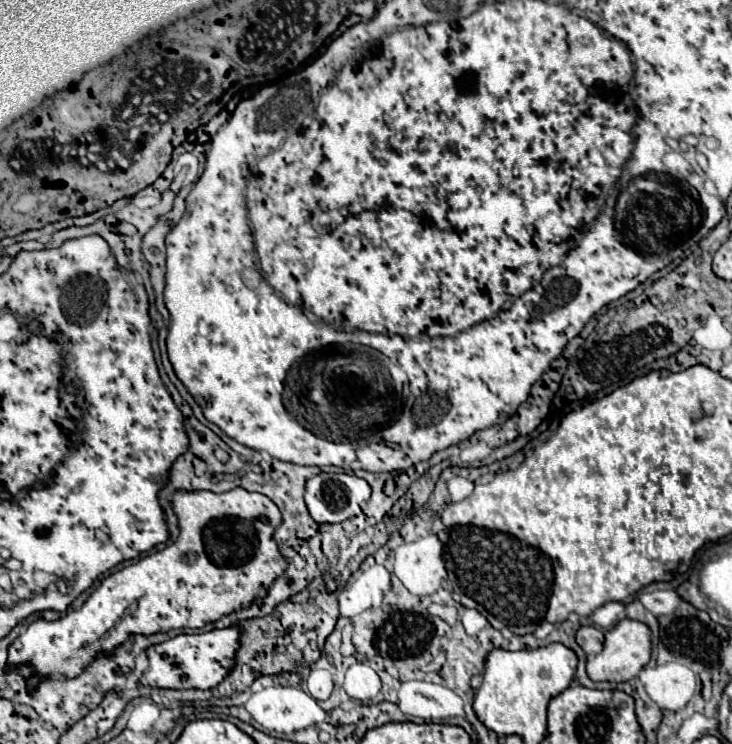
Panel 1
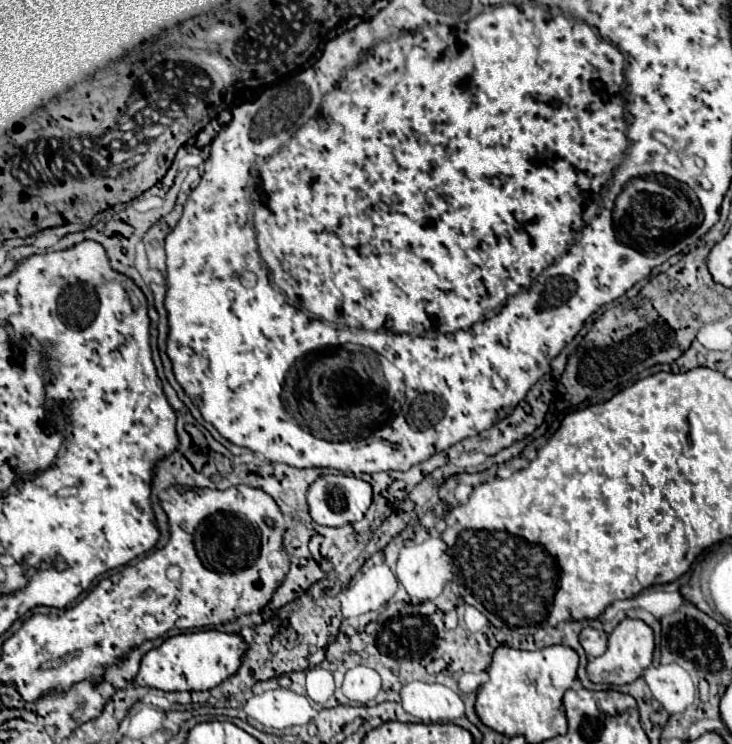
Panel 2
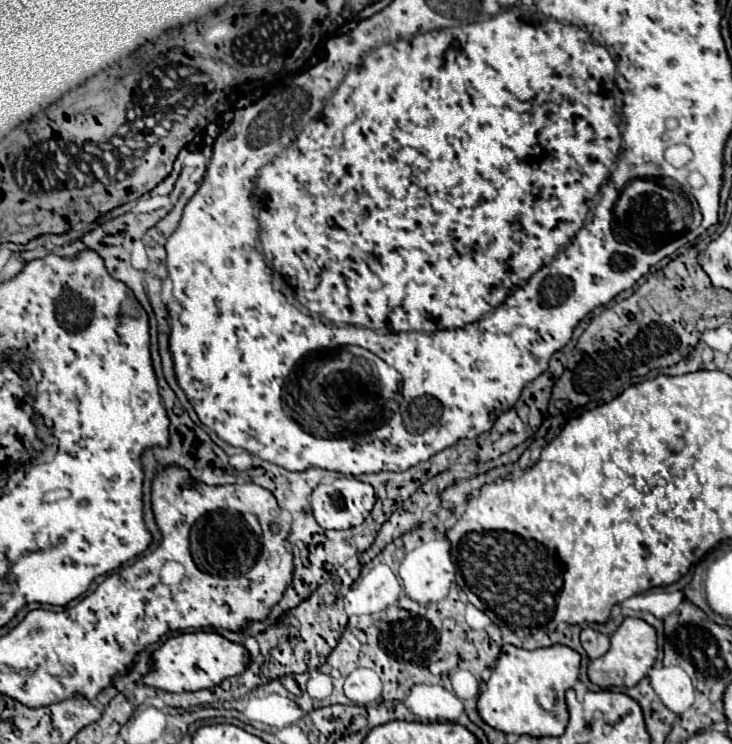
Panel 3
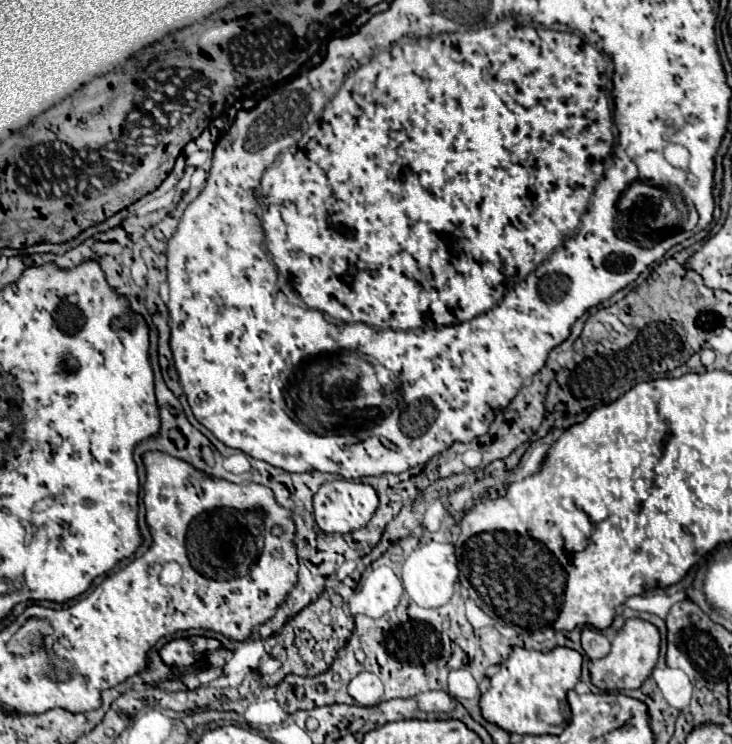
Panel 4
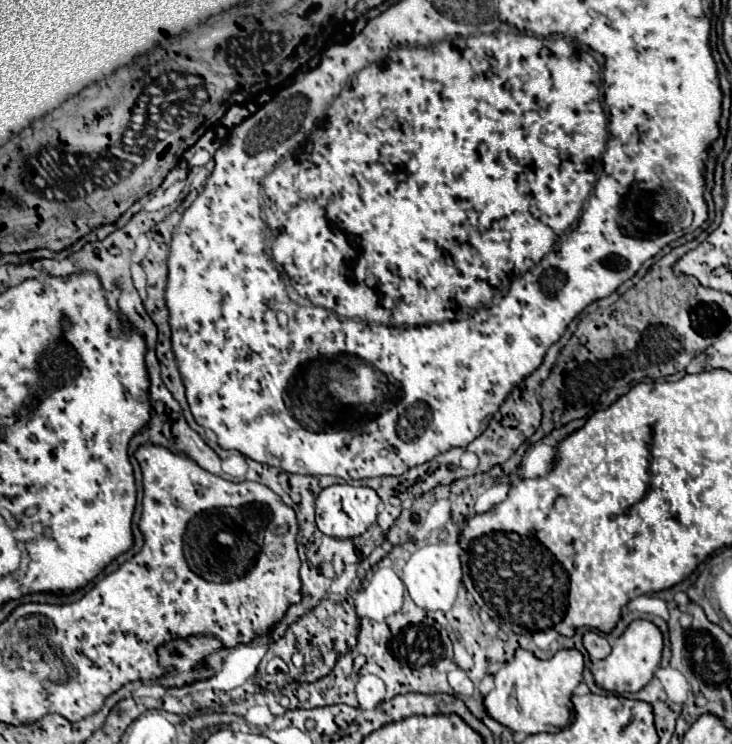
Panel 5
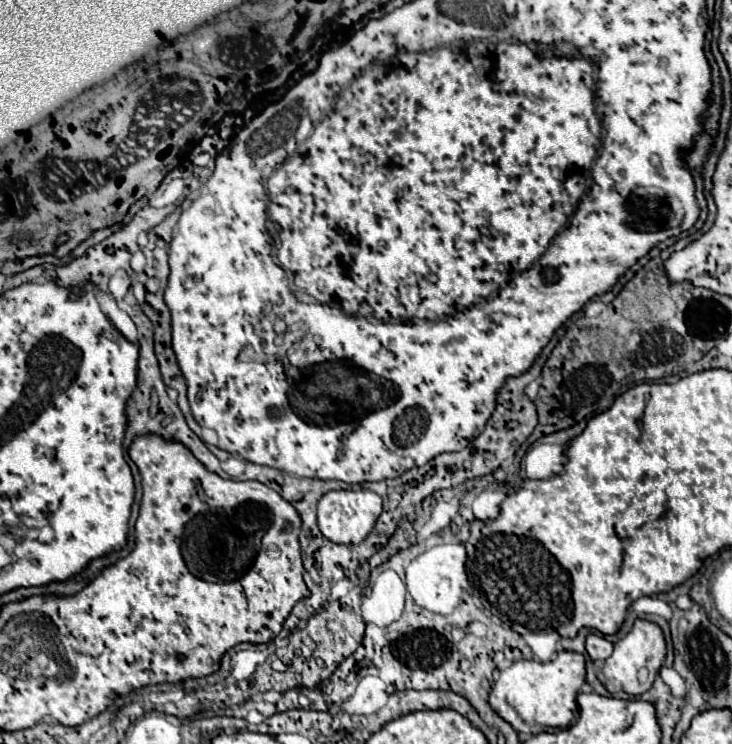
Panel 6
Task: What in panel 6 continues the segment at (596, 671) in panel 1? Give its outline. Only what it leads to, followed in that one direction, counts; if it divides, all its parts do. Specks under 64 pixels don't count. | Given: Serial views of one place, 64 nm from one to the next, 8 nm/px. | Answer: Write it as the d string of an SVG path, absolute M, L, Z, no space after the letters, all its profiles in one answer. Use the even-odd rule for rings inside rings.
M636 620L632 630L614 644L612 656L604 662L602 670L598 670L596 676L610 694L626 692L626 694L638 696L652 686L658 670L662 668L664 658L666 658L666 642L660 626L648 620Z

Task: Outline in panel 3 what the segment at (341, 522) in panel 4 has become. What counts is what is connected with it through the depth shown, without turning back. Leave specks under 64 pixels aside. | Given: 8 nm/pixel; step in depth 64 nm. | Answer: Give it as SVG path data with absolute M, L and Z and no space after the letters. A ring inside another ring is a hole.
M346 476L336 478L332 482L320 482L310 496L310 506L316 522L322 528L332 528L332 530L342 530L342 528L352 528L356 524L362 524L364 518L370 514L374 502L376 502L376 496L370 484L360 482L356 478L346 478Z

